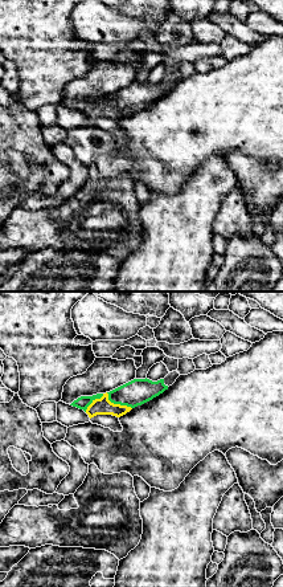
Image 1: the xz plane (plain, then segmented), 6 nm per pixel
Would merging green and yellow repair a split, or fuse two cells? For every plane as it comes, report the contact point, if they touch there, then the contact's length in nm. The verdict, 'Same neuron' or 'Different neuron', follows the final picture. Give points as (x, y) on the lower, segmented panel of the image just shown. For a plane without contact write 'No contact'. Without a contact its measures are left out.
Touches green at (117, 403). Shared border 190 nm

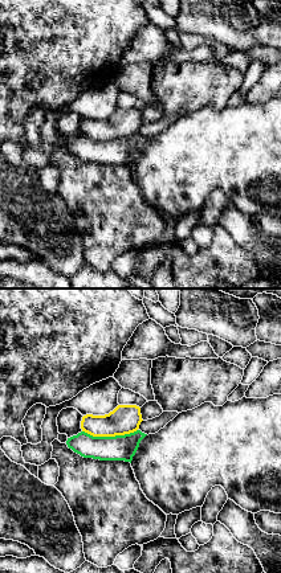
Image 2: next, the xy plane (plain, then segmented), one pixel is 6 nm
Touches green at (109, 437). Shared border 340 nm

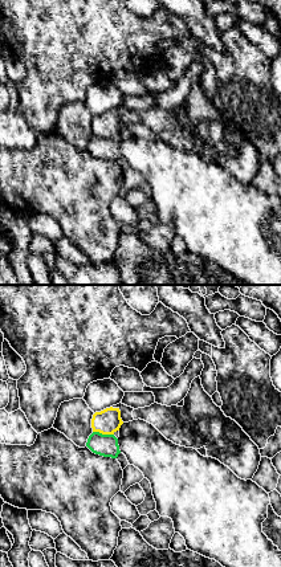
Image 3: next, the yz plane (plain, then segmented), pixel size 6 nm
Touches green at (104, 435). Shared border 130 nm

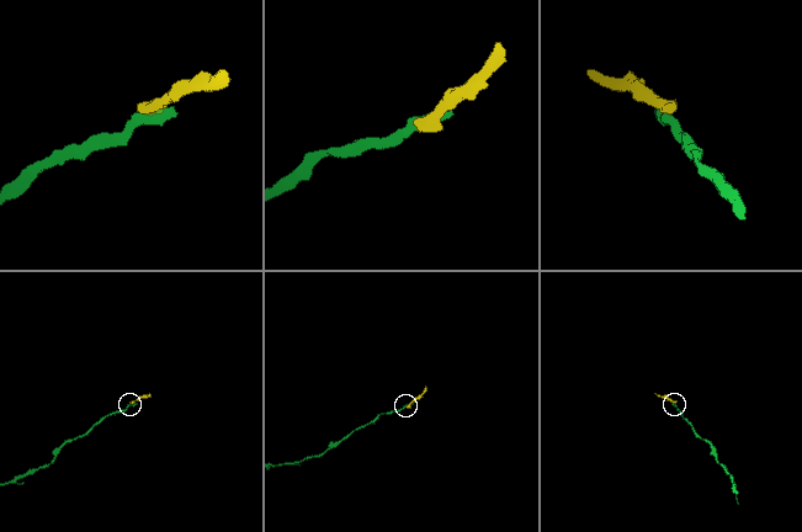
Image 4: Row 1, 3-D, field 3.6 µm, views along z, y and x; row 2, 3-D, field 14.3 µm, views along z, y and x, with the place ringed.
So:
Different neuron

